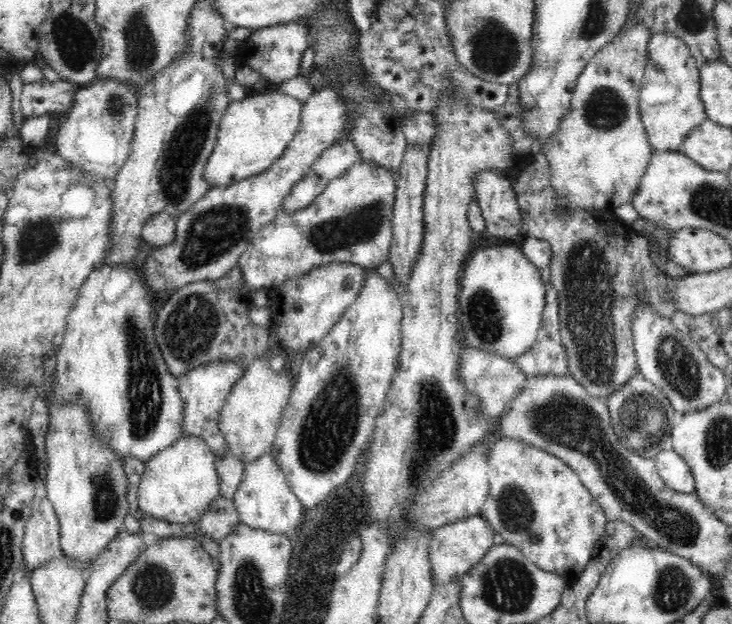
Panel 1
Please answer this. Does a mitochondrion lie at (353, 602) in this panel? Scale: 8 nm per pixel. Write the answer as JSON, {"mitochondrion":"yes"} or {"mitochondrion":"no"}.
{"mitochondrion":"no"}

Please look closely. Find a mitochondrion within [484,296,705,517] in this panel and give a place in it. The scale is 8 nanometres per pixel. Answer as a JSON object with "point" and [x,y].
{"point":[644,420]}

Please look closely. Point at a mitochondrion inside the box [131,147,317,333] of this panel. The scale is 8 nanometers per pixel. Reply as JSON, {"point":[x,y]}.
{"point":[213,232]}

